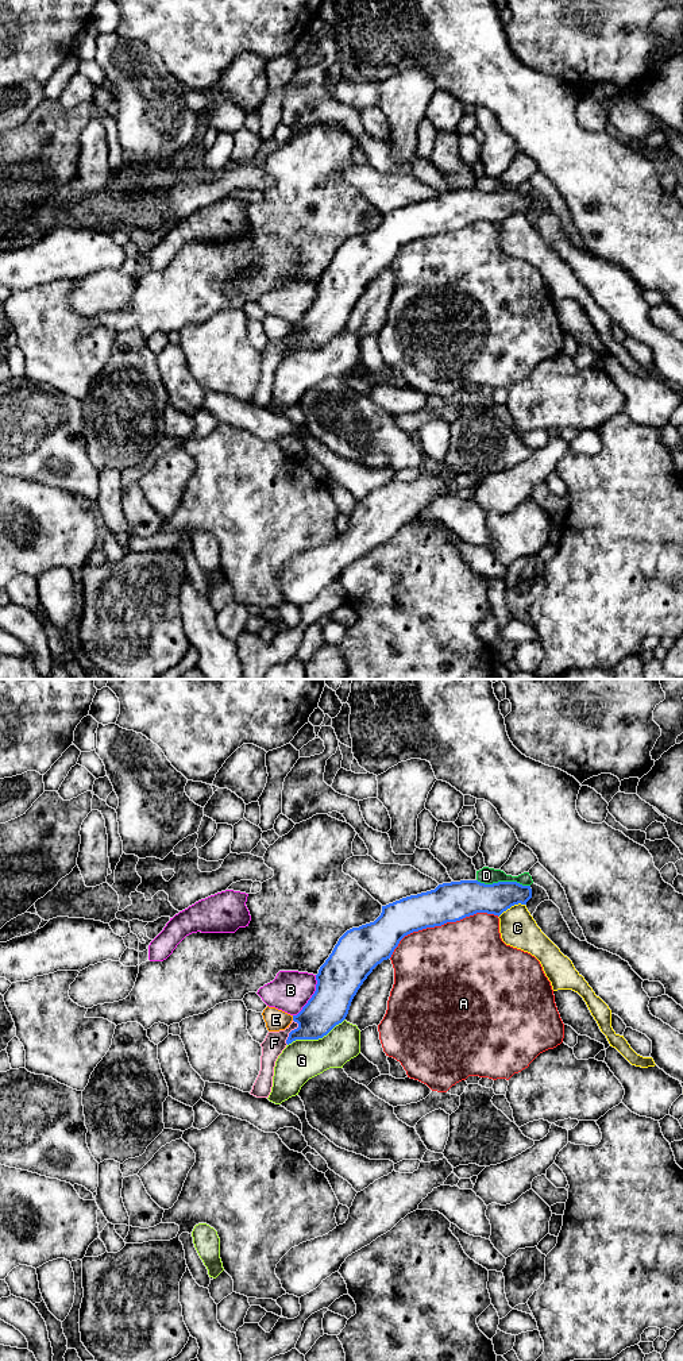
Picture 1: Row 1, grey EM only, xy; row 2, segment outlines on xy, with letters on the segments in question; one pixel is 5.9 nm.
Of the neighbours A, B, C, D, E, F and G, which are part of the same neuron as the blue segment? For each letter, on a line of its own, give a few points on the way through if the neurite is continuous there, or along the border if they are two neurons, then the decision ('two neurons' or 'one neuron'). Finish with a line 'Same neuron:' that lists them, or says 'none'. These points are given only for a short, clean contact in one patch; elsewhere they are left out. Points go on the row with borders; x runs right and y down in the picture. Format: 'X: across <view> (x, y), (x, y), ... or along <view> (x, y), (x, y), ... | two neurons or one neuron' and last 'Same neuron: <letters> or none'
A: two neurons
B: two neurons
C: two neurons
D: two neurons
E: two neurons
F: two neurons
G: one neuron
Same neuron: G

